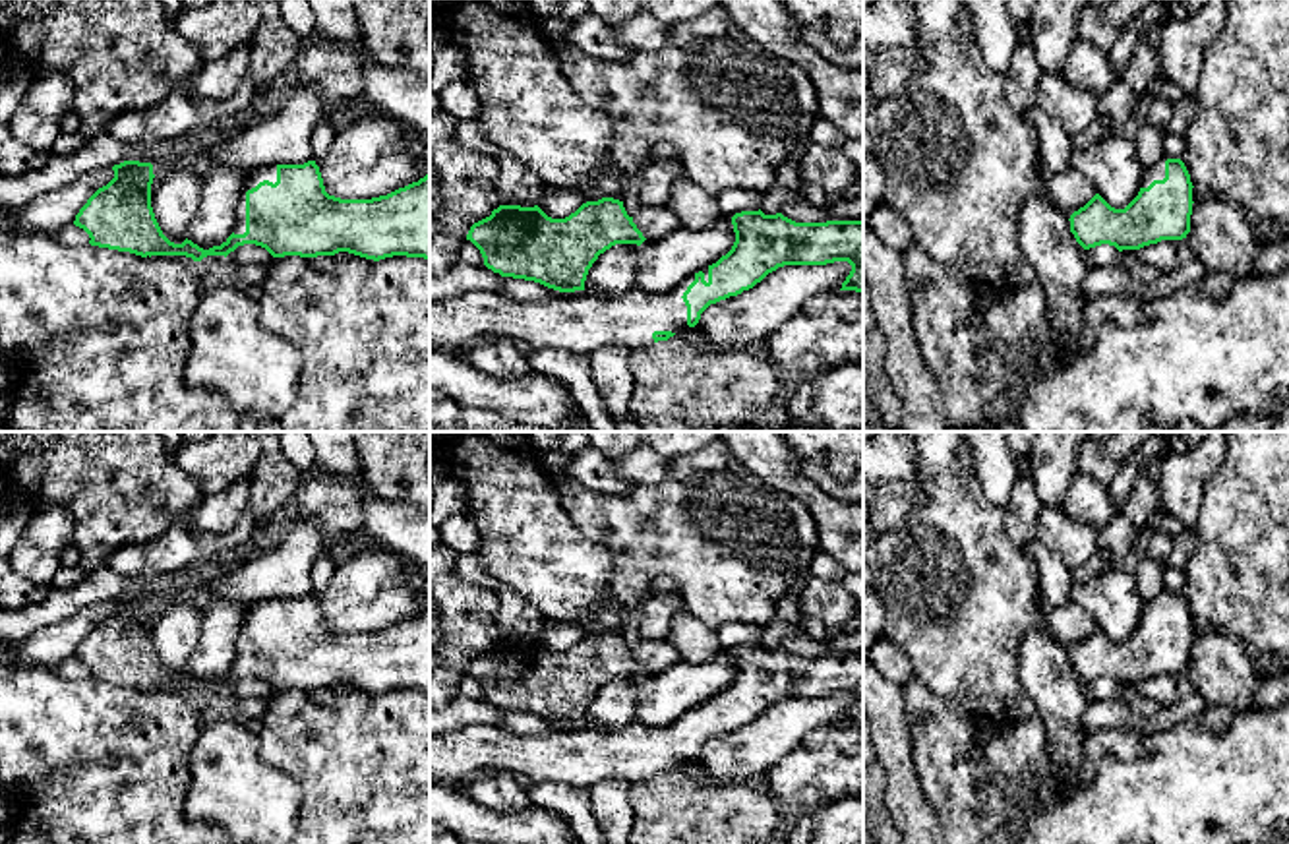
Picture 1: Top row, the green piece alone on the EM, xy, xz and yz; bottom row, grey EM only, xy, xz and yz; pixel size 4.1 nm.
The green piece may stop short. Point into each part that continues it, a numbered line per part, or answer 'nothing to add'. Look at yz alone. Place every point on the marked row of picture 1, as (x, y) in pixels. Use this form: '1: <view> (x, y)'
1: yz (1156, 171)

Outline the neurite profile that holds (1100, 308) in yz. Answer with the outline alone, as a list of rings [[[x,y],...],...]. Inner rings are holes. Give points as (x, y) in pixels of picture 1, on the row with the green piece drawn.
[[[1094,294],[1084,298],[1084,321],[1078,339],[1084,347],[1090,347],[1099,329],[1107,321],[1121,325],[1132,325],[1136,319],[1138,304],[1115,294]]]

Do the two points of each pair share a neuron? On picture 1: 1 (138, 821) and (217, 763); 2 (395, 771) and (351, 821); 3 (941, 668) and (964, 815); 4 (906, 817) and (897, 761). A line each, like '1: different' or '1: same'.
1: different
2: same
3: different
4: same

